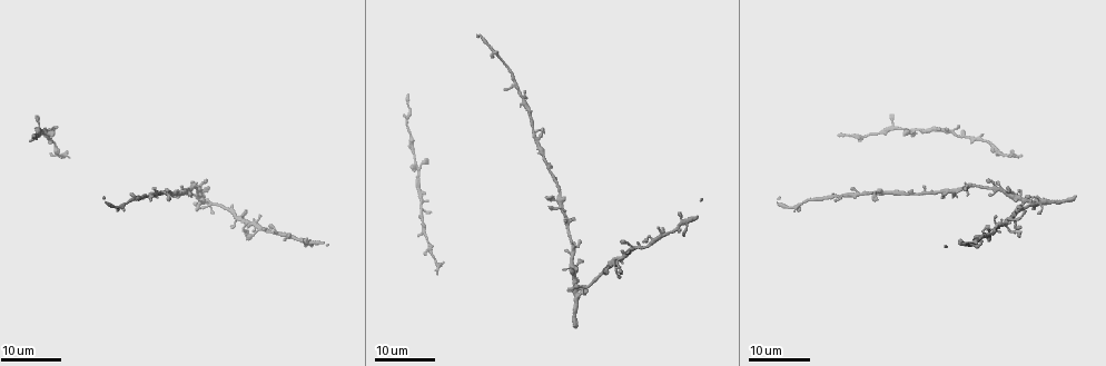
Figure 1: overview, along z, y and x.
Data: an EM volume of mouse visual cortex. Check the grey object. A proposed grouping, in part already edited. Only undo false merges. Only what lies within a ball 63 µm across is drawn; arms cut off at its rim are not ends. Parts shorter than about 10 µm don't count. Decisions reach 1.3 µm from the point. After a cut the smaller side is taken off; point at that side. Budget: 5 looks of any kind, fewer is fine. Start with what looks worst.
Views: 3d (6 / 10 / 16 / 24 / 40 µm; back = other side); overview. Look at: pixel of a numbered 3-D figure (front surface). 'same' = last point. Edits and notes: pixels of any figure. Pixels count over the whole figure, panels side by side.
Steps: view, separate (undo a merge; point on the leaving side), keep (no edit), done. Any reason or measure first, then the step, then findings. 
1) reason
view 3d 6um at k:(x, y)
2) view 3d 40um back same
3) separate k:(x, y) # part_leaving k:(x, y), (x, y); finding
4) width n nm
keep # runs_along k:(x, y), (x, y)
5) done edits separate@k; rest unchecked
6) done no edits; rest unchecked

arms part here
view 3d 24um at 1:(519, 94)

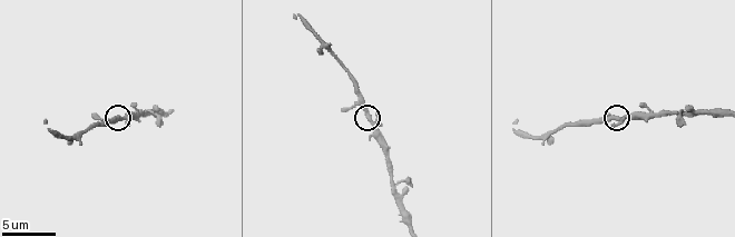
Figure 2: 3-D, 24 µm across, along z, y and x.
closer look
view 3d 6um at 2:(122, 117)

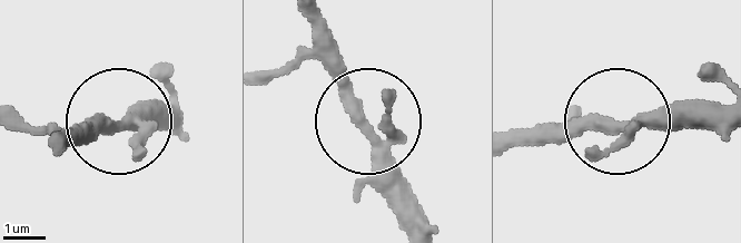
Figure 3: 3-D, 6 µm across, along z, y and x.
arms 3
keep # runs_along 3:(621, 120), (522, 132); one cell here

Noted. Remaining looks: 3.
four-way junction
view 3d 24um at 1:(578, 290)

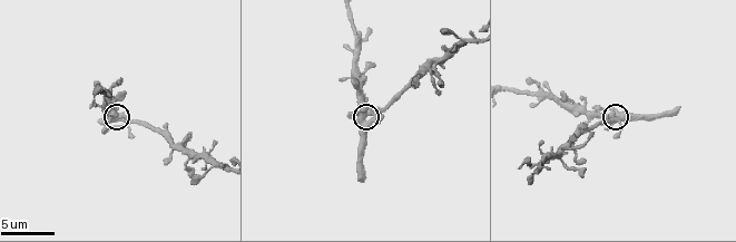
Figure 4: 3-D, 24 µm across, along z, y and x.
view 3d 6um at 4:(369, 112)

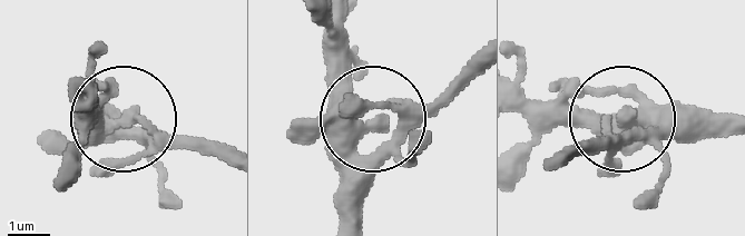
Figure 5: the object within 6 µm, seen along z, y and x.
arms 4
keep # one cell here

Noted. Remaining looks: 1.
four-way junction
view 3d 10um at 4:(535, 94)

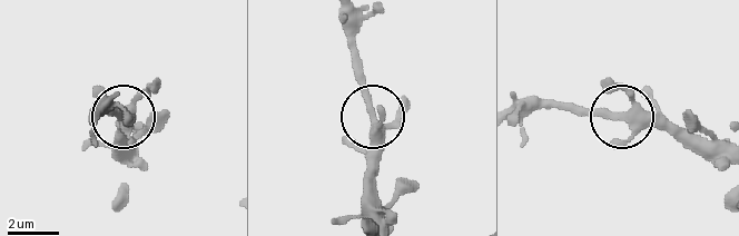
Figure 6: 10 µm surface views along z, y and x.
width 360 nm
keep # continuous, no second cell

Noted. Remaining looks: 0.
done no edits; rest unchecked

